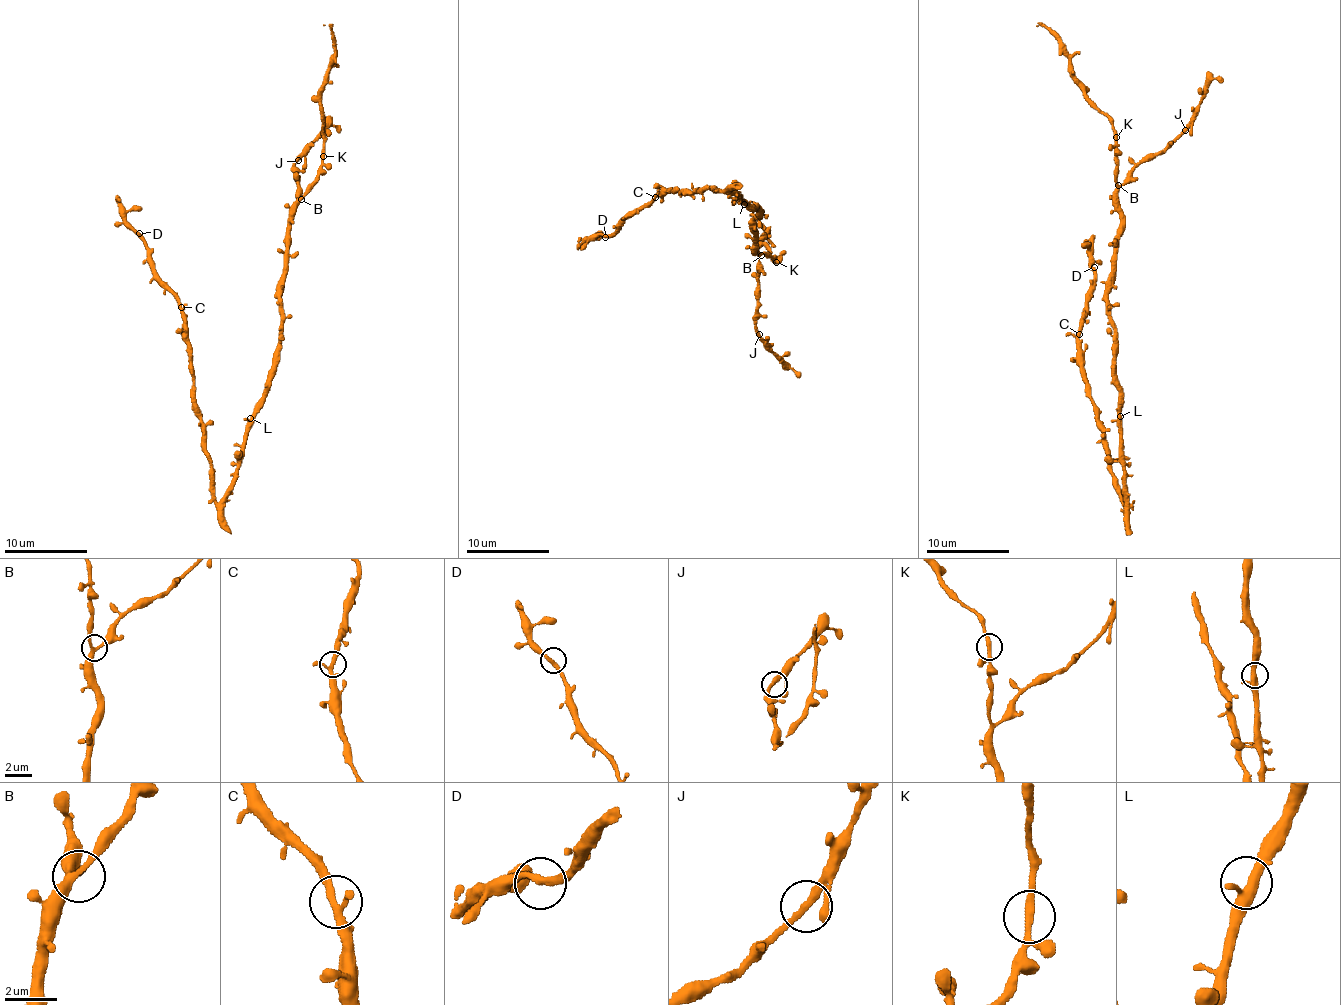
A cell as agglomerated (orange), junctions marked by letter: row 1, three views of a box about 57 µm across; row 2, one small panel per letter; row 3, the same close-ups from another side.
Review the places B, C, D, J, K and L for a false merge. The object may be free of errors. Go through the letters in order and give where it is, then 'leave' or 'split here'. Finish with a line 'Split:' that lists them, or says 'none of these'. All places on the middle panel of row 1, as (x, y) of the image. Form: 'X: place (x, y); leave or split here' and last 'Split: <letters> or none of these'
B: place (761, 255); leave
C: place (655, 197); leave
D: place (605, 237); leave
J: place (759, 334); leave
K: place (776, 262); leave
L: place (744, 204); leave
Split: none of these

